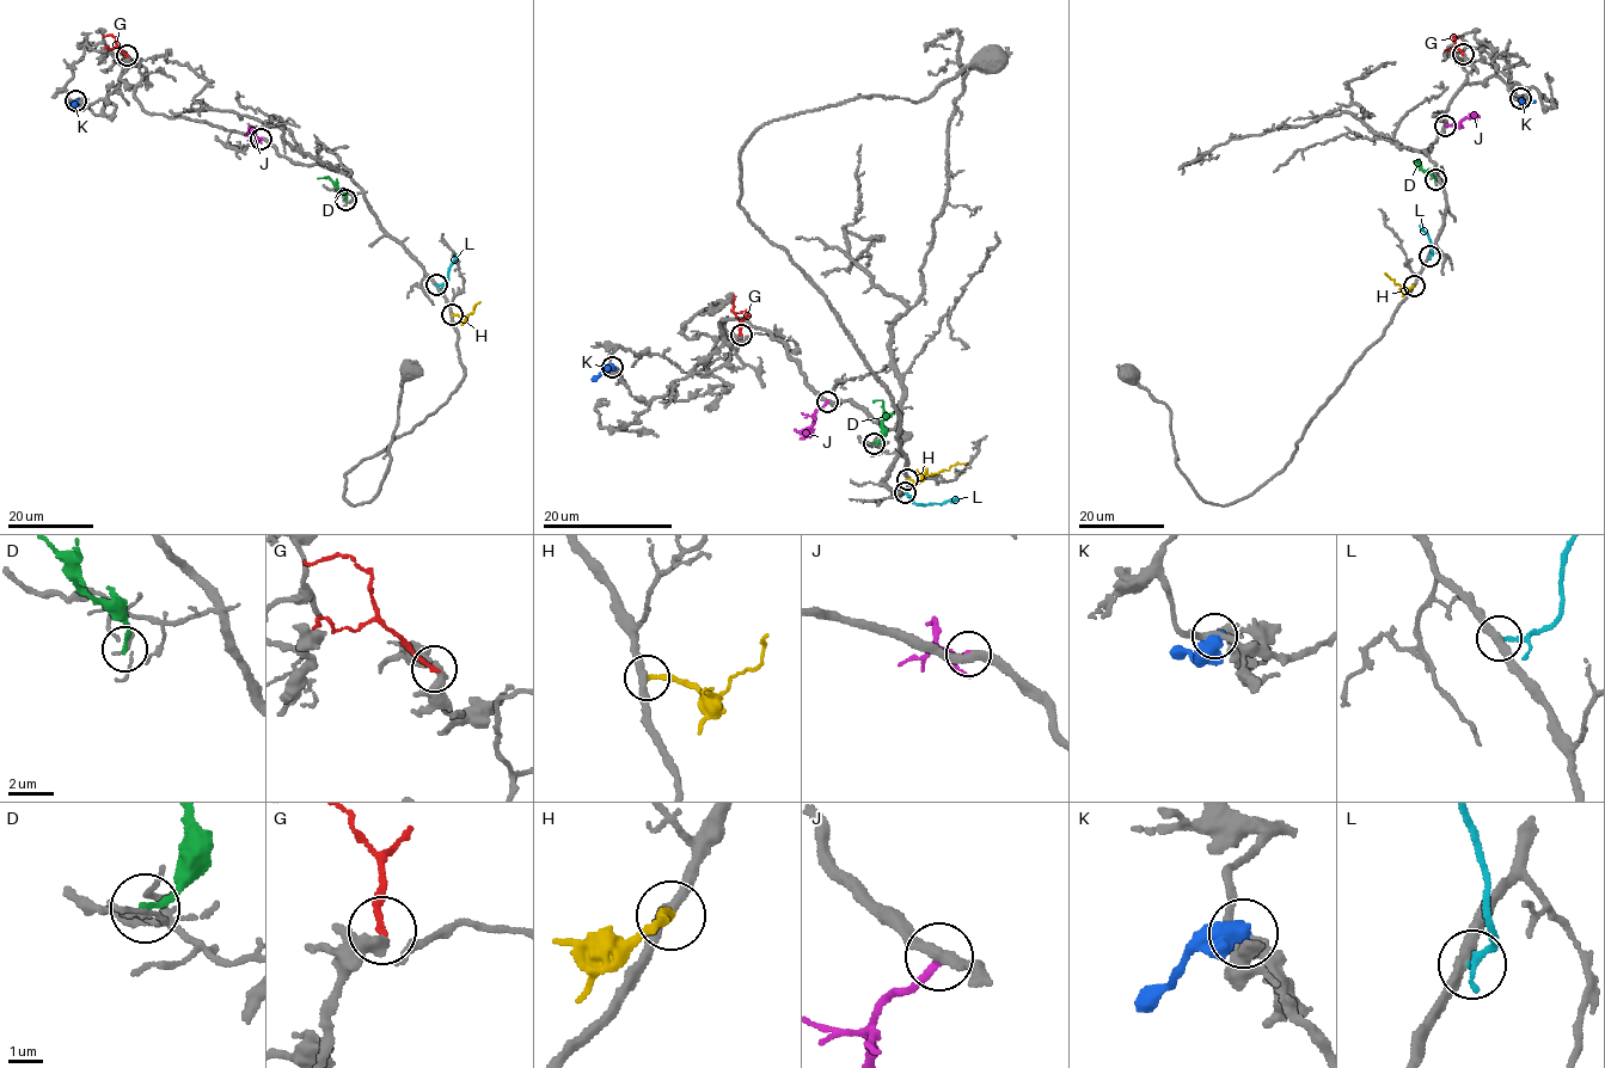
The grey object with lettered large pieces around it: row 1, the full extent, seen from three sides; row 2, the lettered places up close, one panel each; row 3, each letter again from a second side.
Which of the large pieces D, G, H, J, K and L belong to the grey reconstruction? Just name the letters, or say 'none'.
none

